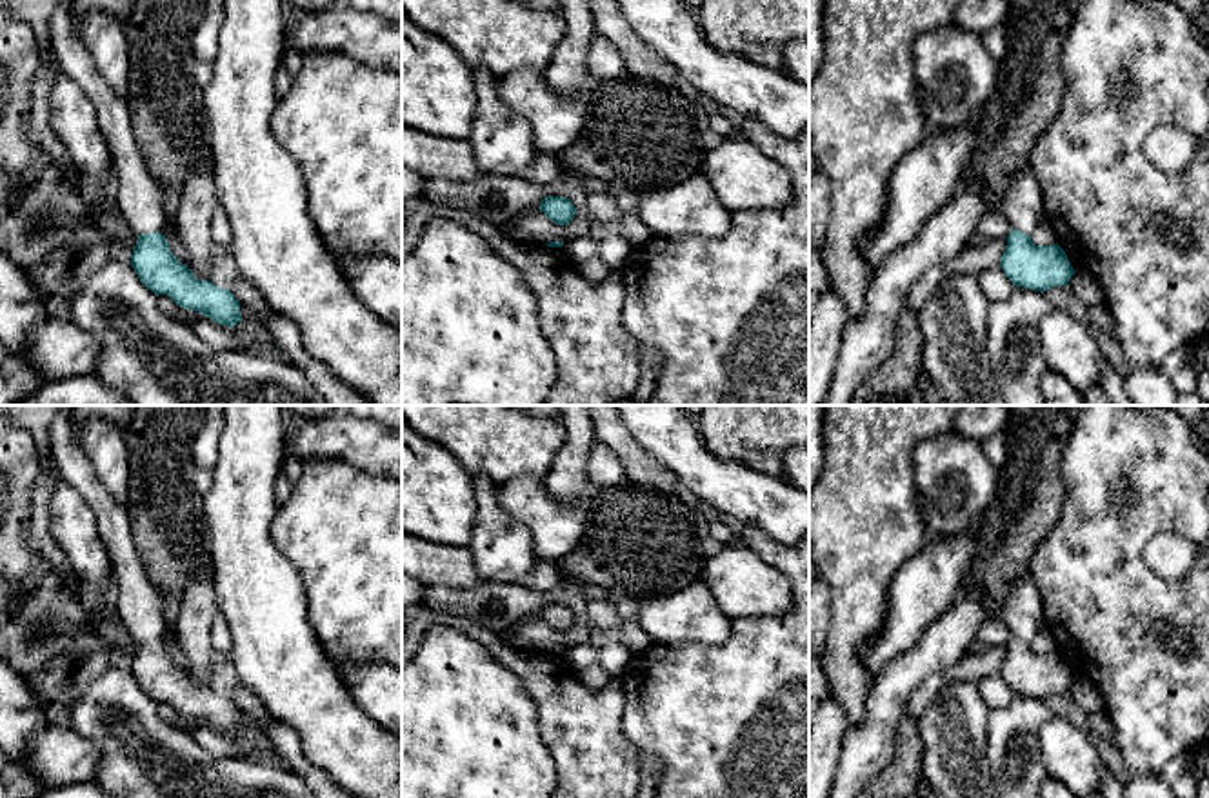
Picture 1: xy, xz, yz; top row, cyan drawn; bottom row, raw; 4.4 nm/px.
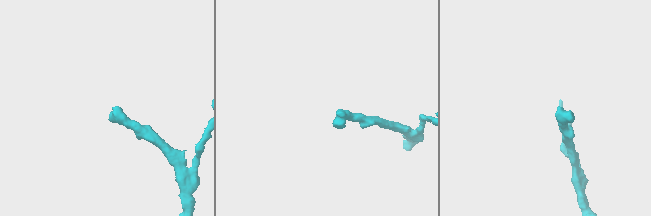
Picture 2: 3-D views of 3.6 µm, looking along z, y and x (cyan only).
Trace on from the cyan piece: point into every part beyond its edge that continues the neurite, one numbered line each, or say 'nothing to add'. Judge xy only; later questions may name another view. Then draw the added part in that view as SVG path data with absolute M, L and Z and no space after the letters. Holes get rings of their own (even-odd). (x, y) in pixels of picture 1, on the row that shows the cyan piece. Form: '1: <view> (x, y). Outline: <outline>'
1: xy (139, 199). Outline: M62 0L51 16L51 45L60 71L75 80L96 109L118 178L116 205L136 234L162 233L167 224L162 187L149 173L133 138L125 100L116 96L96 69L89 49Z

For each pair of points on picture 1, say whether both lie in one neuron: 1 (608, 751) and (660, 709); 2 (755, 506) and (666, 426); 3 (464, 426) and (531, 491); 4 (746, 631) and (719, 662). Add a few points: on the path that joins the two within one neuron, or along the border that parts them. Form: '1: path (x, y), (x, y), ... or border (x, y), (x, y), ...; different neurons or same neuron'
1: border (622, 695), (620, 731), (639, 749); different neurons
2: path (733, 491), (686, 448); same neuron
3: border (542, 478), (511, 478), (497, 488); different neurons
4: path (742, 638), (726, 655); same neuron

